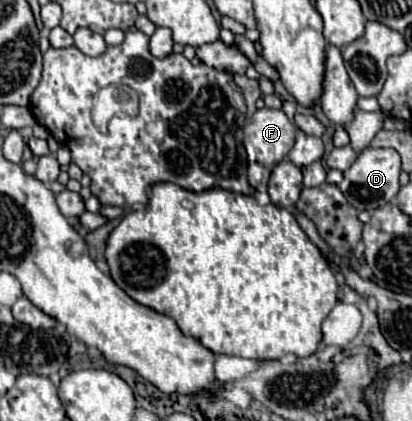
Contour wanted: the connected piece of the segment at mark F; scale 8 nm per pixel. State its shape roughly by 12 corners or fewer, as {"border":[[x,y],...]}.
{"border":[[257,110],[243,127],[247,168],[270,171],[289,154],[293,122],[283,110]]}

